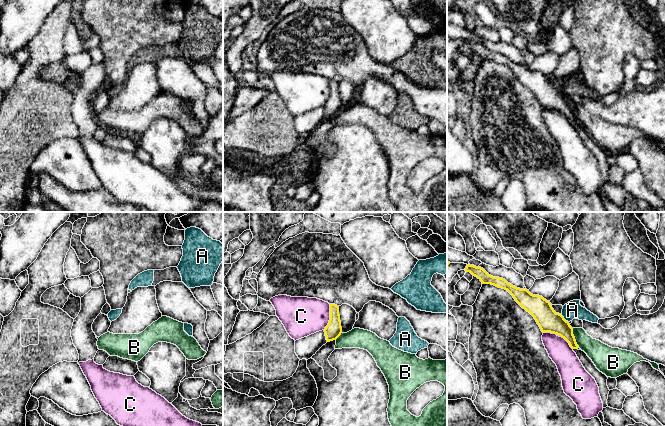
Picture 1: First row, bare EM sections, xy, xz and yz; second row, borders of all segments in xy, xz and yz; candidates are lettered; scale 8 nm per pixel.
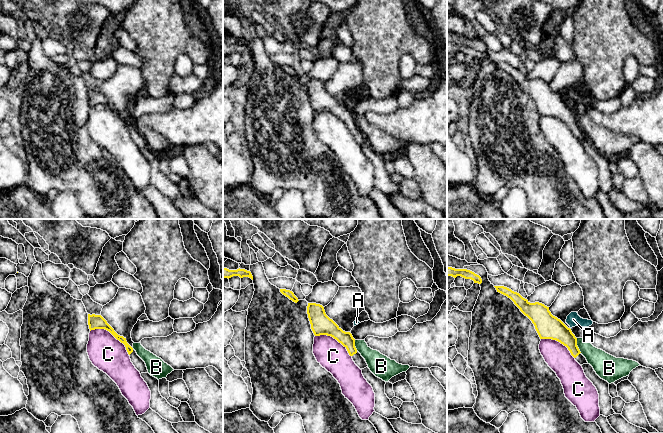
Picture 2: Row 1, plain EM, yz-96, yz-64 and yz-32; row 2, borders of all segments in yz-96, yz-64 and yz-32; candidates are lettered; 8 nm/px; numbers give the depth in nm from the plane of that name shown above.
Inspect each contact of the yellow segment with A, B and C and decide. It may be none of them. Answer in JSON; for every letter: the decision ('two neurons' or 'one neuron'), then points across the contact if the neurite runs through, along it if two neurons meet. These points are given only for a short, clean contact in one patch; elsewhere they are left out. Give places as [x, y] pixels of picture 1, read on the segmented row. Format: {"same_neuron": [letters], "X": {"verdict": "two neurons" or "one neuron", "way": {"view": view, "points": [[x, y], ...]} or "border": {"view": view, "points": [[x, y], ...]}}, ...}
{"same_neuron": [], "A": {"verdict": "two neurons", "border": {"view": "yz", "points": [[561, 314], [568, 322]]}}, "B": {"verdict": "two neurons", "border": {"view": "yz", "points": [[572, 328], [572, 334], [579, 347]]}}, "C": {"verdict": "two neurons", "border": {"view": "xz", "points": [[330, 304], [330, 319], [323, 329]]}}}

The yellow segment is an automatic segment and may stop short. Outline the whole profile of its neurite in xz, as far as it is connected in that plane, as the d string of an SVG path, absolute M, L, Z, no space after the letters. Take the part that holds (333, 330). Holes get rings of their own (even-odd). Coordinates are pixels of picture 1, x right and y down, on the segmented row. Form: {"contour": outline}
{"contour": "M330 304L330 320L324 329L327 342L336 340L342 333L339 306Z"}

